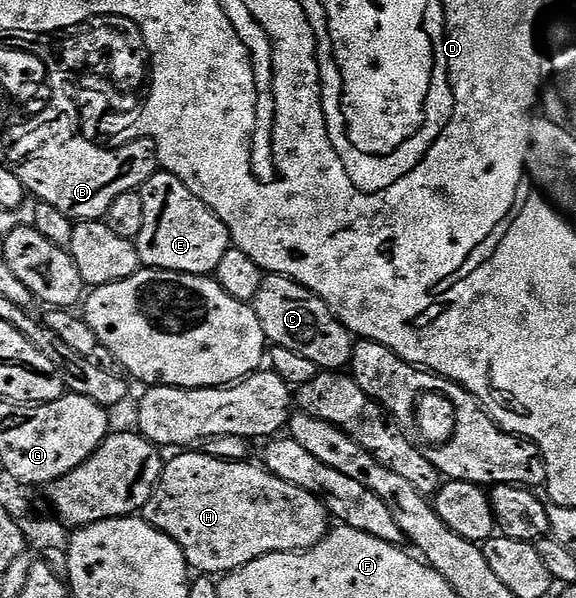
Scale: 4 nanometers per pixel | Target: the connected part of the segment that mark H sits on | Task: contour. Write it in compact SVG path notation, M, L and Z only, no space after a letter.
M198 449L171 455L140 515L180 545L195 572L211 577L228 575L268 553L307 551L330 531L332 516L321 499L280 481L261 465L253 467L250 461L229 463Z

